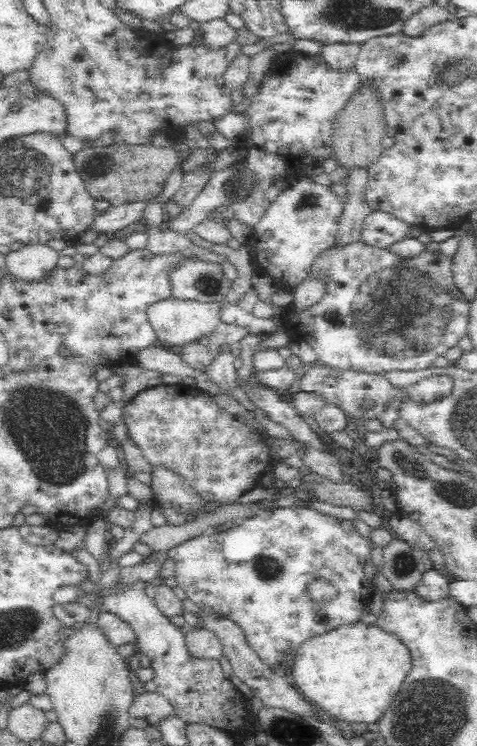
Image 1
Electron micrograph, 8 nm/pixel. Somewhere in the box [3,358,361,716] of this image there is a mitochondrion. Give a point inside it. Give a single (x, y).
(48, 424)

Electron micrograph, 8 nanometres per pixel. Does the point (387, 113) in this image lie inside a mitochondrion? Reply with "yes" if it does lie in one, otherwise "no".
no

